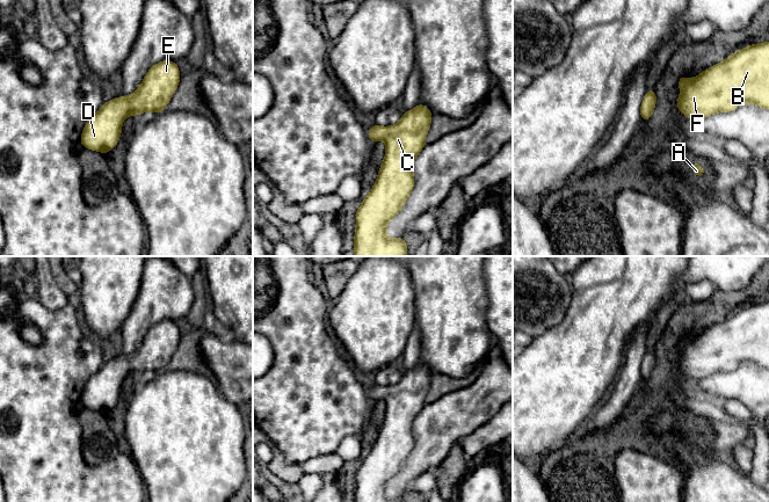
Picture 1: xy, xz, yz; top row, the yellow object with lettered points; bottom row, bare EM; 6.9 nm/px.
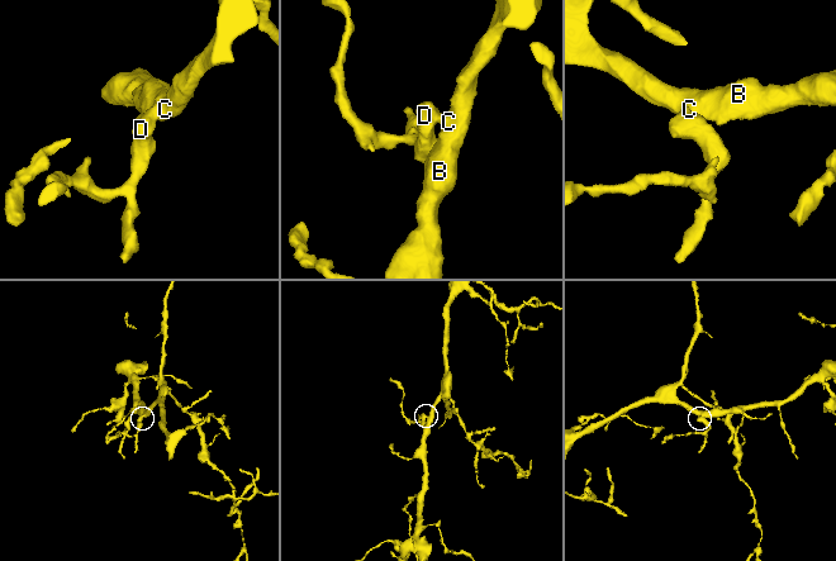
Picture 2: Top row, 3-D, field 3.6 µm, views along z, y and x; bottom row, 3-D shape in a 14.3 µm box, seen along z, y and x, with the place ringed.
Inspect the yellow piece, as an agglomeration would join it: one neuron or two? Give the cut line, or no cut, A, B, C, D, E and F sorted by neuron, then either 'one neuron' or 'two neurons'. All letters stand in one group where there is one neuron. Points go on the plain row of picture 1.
cut none; groups A B C D E F; one neuron

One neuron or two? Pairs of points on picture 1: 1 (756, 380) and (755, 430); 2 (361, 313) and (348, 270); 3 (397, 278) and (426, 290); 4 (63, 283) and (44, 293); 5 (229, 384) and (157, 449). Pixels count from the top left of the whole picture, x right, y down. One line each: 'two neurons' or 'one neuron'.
1: two neurons
2: two neurons
3: two neurons
4: two neurons
5: two neurons

